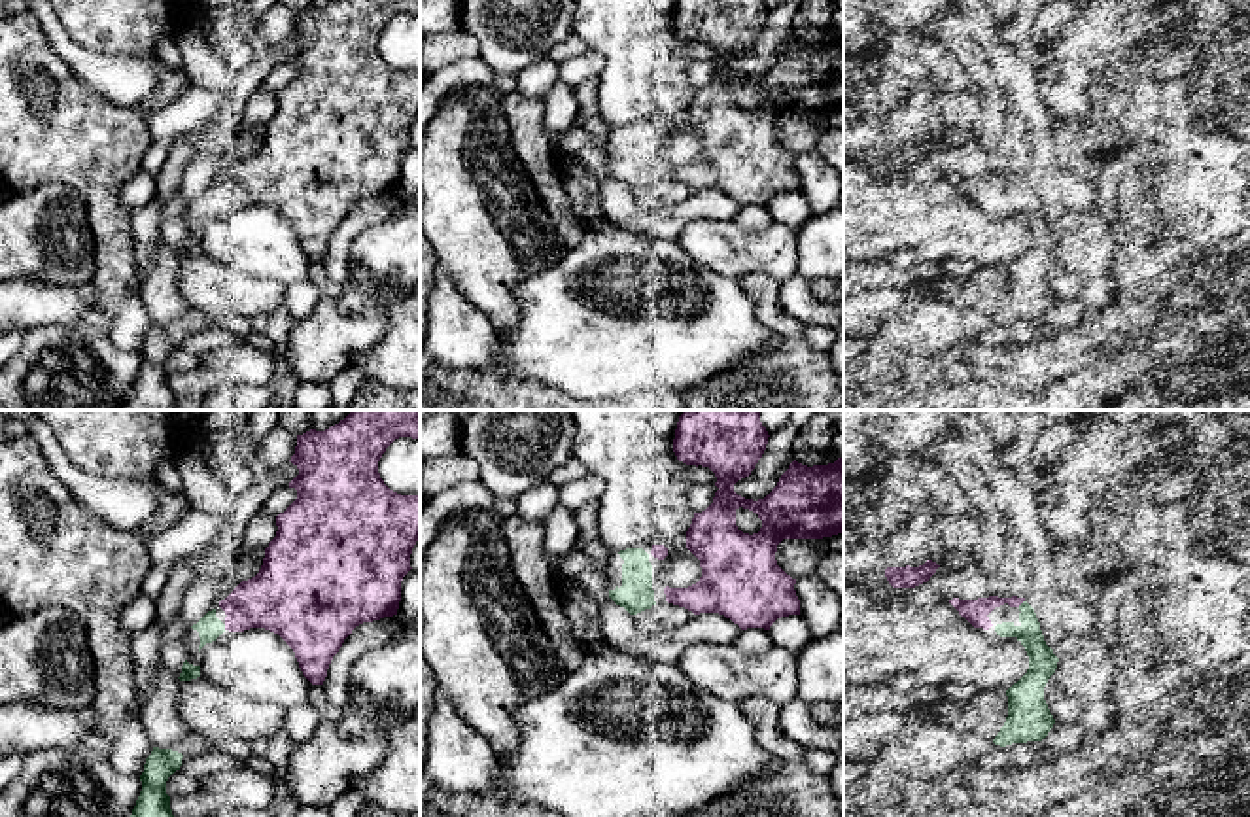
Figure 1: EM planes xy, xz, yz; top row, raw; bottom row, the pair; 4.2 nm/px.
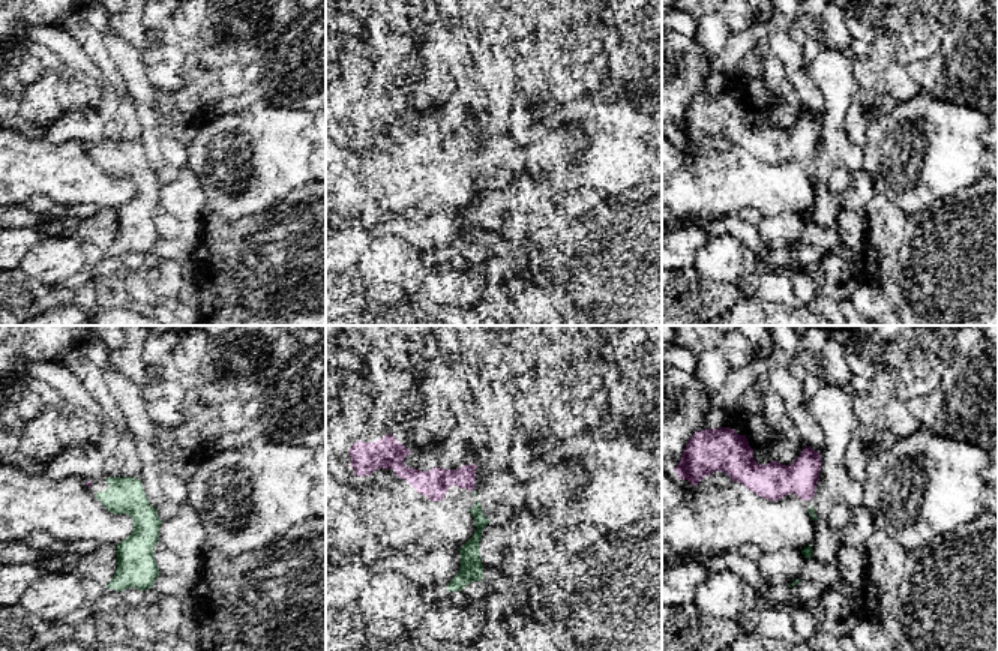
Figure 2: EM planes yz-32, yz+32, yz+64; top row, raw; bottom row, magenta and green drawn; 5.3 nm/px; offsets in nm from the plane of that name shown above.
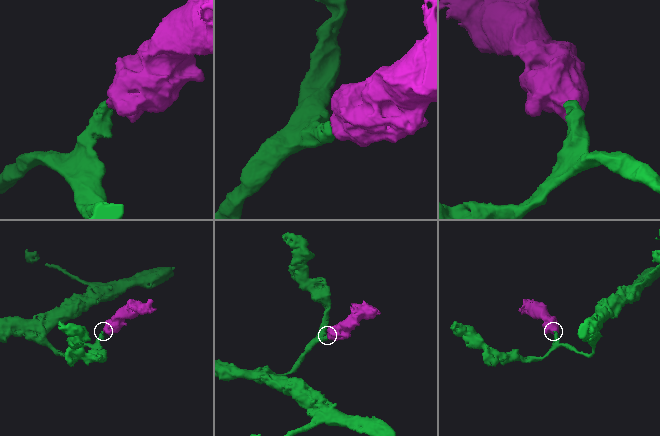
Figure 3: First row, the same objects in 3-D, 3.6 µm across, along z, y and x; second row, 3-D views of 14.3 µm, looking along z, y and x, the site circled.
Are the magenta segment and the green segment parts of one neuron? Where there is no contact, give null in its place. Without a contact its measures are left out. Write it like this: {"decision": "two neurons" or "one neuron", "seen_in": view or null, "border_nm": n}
{"decision": "one neuron", "seen_in": "yz", "border_nm": 40}

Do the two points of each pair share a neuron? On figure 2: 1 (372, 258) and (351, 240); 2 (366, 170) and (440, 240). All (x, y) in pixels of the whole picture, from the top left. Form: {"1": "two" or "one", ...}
{"1": "two", "2": "two"}

